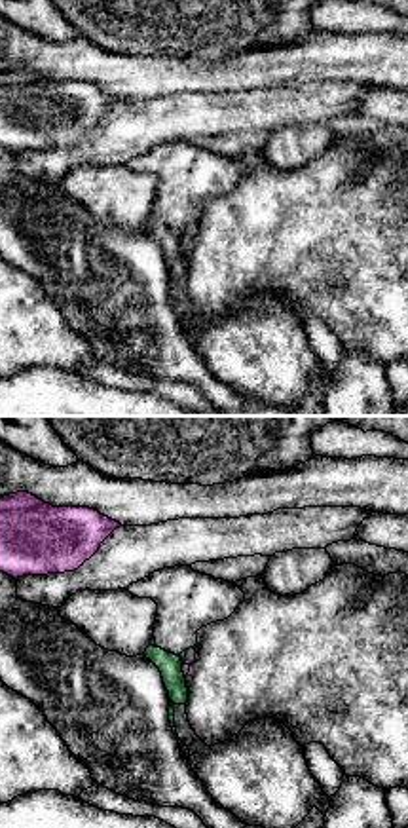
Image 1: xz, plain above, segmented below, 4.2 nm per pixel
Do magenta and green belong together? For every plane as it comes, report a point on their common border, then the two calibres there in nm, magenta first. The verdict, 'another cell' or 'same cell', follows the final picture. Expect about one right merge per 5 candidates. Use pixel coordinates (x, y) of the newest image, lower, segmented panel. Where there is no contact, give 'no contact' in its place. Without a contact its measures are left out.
contact (183, 671); calibres 30 and 100 nm

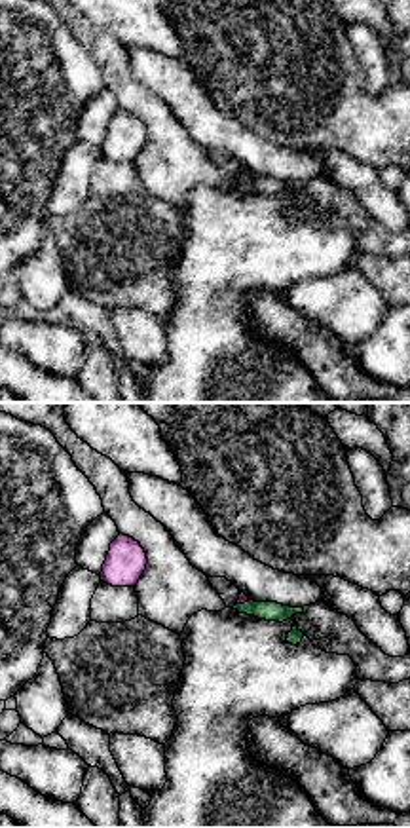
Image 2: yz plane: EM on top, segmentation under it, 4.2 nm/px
contact (243, 602); calibres 40 and 80 nm

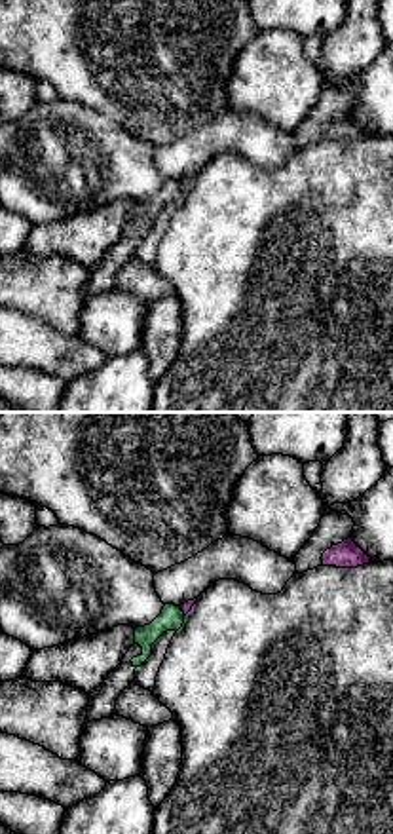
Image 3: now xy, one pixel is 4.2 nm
contact (181, 608); calibres 50 and 110 nm

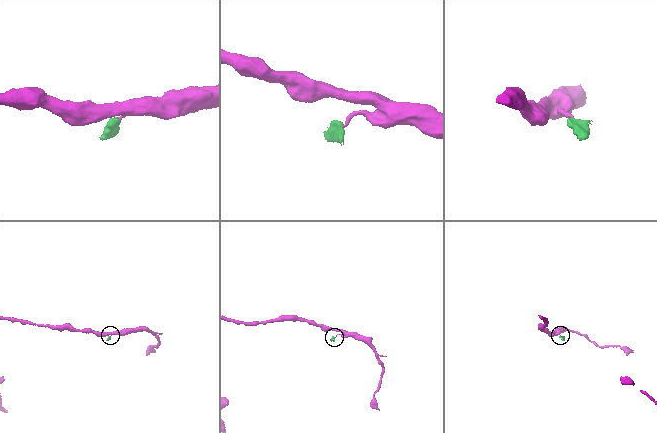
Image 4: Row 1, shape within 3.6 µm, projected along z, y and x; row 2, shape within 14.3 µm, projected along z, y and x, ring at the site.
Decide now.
another cell

